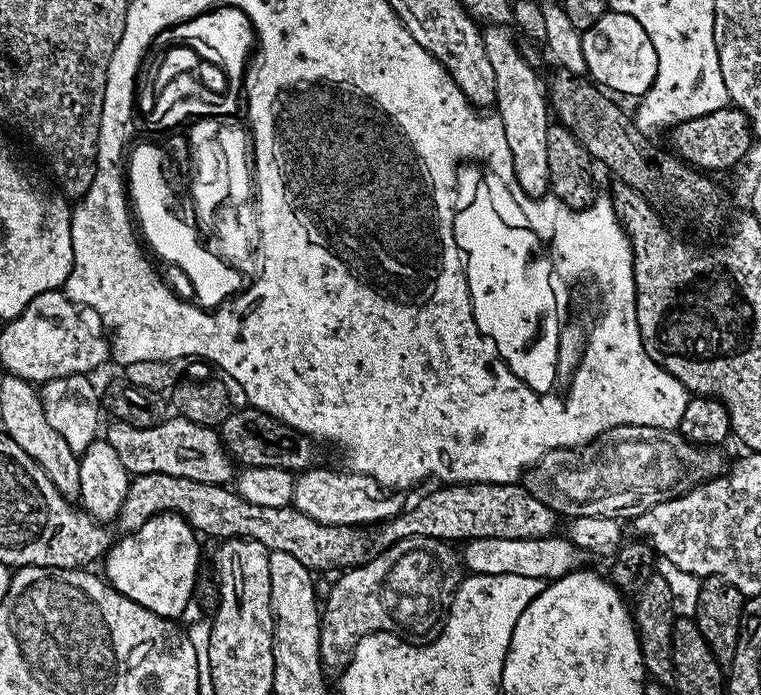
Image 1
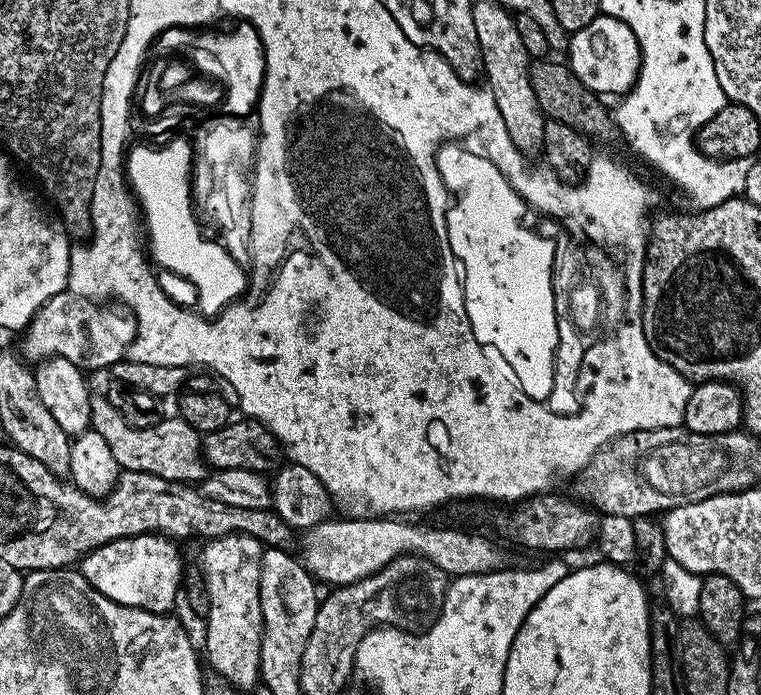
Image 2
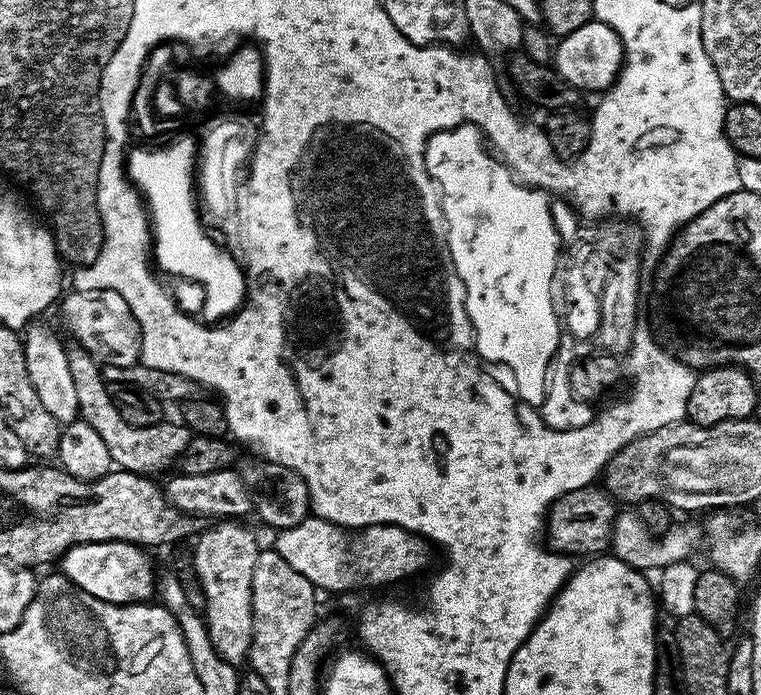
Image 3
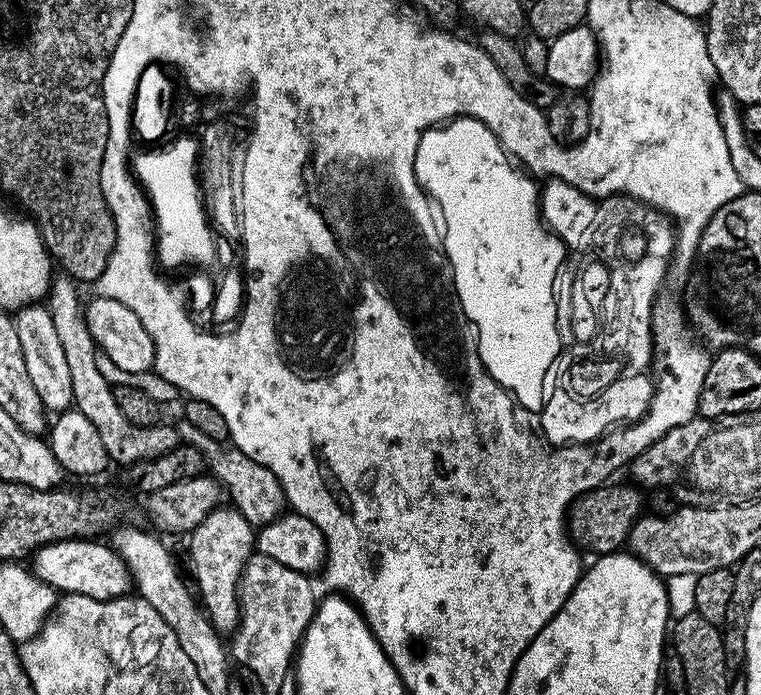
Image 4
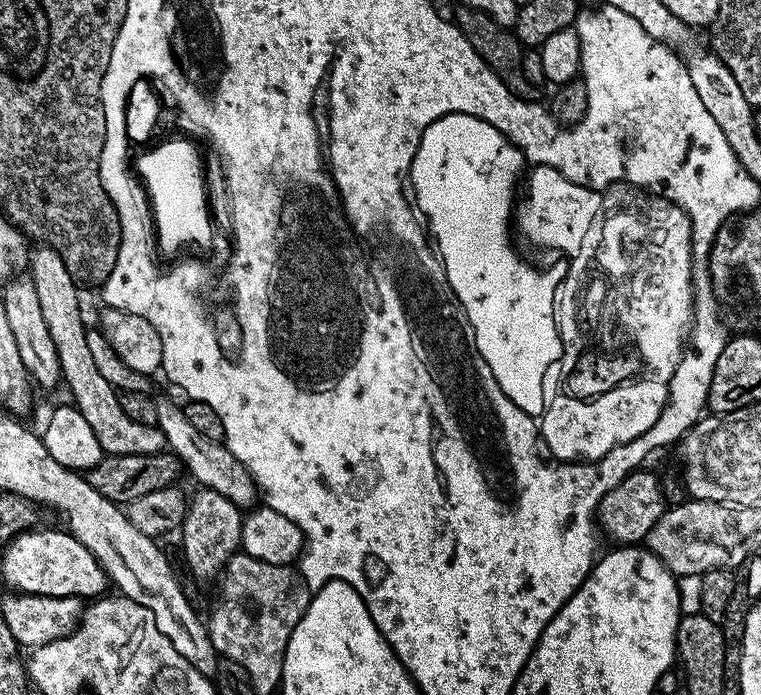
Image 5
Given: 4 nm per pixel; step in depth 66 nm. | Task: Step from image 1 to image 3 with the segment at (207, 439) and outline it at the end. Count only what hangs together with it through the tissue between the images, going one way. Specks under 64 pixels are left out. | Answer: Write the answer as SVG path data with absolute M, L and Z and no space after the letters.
M72 346L68 348L70 375L74 377L74 387L78 393L79 419L85 420L94 431L106 442L106 450L110 450L110 458L117 469L125 472L156 474L179 461L182 450L186 450L190 432L183 423L167 424L161 422L151 428L136 428L128 424L126 418L118 410L112 398L109 385L101 376L101 365L84 348Z

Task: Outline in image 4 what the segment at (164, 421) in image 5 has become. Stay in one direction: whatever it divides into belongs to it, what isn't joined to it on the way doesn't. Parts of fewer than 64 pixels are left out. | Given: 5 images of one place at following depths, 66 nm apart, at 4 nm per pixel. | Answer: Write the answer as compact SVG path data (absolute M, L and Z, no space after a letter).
M186 419L177 423L177 437L185 444L194 446L204 456L205 467L209 475L221 484L223 491L231 498L231 505L235 507L254 528L261 528L270 521L279 517L286 508L287 500L284 488L278 482L272 470L266 469L252 458L242 454L238 449L224 445L221 441L214 440L195 429Z

